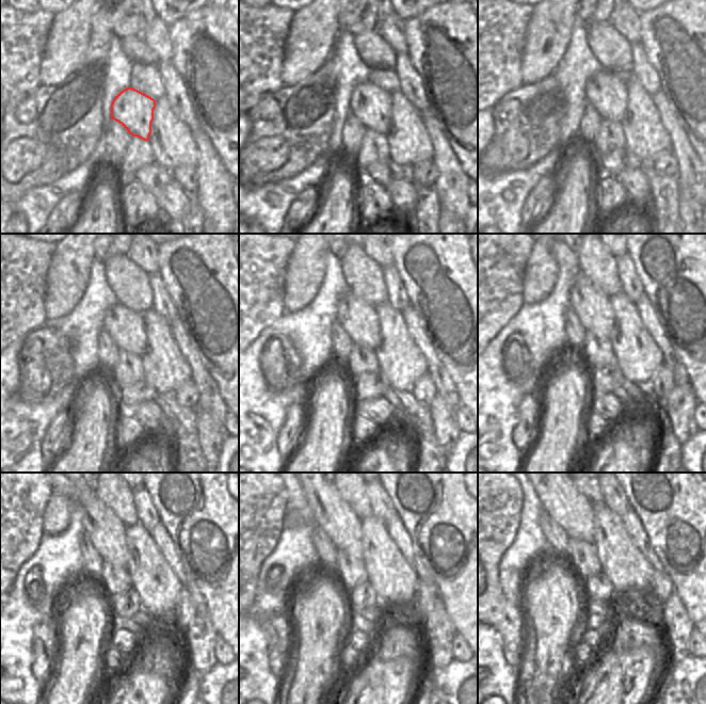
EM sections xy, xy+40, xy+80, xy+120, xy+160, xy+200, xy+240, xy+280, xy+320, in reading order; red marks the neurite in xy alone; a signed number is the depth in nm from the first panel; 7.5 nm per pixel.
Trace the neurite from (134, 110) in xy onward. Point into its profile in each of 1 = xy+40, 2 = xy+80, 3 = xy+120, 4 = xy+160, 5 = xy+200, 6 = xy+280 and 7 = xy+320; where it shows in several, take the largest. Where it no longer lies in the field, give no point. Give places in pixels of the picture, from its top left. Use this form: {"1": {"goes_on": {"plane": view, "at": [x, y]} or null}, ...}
{"1": {"goes_on": {"plane": "xy+40", "at": [371, 105]}}, "2": {"goes_on": {"plane": "xy+80", "at": [608, 94]}}, "3": {"goes_on": {"plane": "xy+120", "at": [126, 328]}}, "4": {"goes_on": {"plane": "xy+160", "at": [358, 319]}}, "5": {"goes_on": {"plane": "xy+200", "at": [592, 307]}}, "6": {"goes_on": {"plane": "xy+280", "at": [330, 512]}}, "7": {"goes_on": {"plane": "xy+320", "at": [560, 499]}}}

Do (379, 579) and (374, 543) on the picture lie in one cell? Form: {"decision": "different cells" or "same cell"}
{"decision": "same cell"}

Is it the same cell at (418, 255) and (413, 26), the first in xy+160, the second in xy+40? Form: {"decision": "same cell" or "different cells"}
{"decision": "same cell"}

